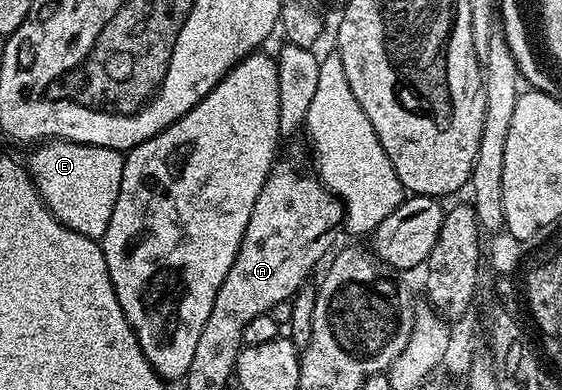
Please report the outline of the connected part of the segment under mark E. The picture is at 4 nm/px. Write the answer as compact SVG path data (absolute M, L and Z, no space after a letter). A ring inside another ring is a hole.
M44 140L33 150L36 151L26 158L26 169L52 215L82 236L103 238L114 212L114 200L118 200L122 188L124 154L105 146L63 140Z

